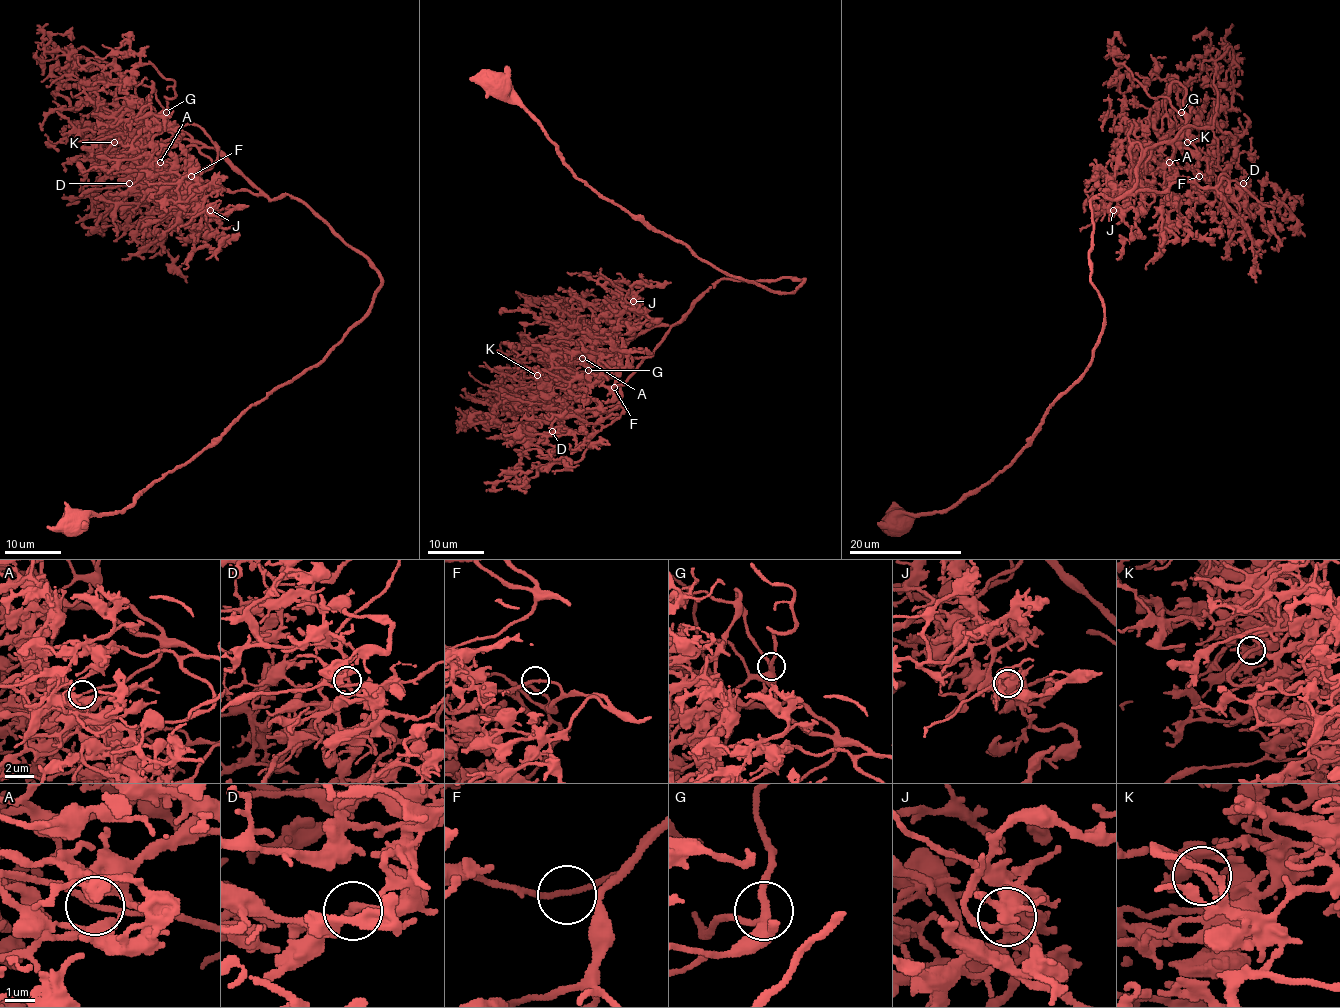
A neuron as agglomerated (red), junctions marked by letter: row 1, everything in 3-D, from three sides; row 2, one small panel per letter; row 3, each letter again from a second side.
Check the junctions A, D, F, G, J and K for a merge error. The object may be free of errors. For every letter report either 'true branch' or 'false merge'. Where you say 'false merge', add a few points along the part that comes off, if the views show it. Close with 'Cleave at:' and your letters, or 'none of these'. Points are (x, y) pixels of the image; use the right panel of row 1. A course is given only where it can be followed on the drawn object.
A: true branch
D: false merge; foreign part runs (1243, 183), (1246, 200), (1246, 183), (1246, 186), (1235, 179)
F: true branch
G: true branch
J: true branch
K: true branch
Cleave at: D

